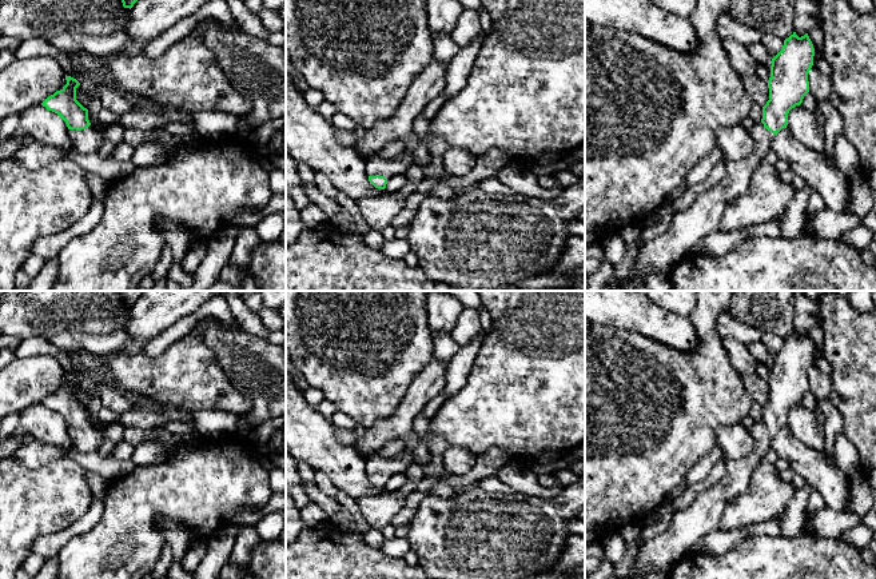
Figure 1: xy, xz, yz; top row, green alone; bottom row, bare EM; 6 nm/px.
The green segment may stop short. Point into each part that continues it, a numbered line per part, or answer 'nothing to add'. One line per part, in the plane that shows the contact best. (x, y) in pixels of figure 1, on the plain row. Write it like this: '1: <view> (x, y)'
1: xy (90, 439)

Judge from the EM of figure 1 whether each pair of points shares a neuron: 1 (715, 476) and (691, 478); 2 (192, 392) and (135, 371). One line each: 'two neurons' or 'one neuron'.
1: two neurons
2: one neuron

